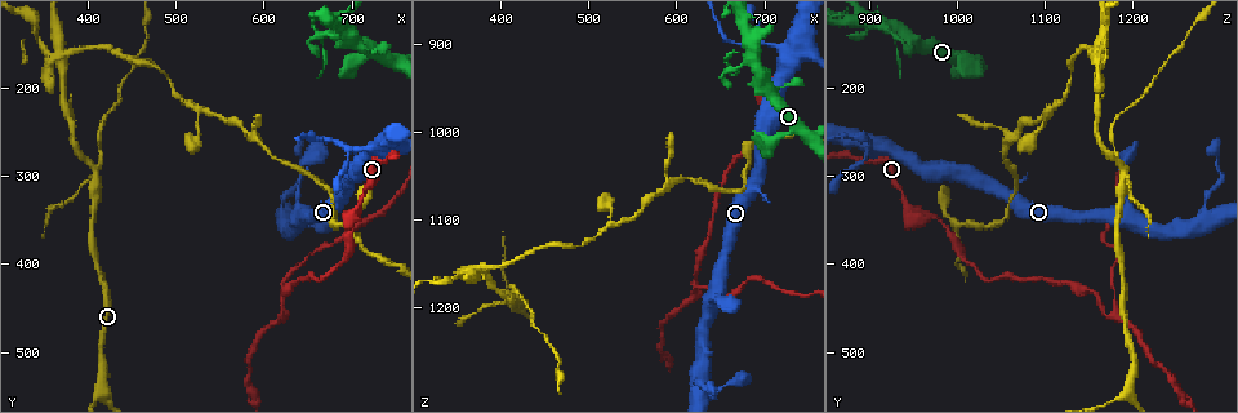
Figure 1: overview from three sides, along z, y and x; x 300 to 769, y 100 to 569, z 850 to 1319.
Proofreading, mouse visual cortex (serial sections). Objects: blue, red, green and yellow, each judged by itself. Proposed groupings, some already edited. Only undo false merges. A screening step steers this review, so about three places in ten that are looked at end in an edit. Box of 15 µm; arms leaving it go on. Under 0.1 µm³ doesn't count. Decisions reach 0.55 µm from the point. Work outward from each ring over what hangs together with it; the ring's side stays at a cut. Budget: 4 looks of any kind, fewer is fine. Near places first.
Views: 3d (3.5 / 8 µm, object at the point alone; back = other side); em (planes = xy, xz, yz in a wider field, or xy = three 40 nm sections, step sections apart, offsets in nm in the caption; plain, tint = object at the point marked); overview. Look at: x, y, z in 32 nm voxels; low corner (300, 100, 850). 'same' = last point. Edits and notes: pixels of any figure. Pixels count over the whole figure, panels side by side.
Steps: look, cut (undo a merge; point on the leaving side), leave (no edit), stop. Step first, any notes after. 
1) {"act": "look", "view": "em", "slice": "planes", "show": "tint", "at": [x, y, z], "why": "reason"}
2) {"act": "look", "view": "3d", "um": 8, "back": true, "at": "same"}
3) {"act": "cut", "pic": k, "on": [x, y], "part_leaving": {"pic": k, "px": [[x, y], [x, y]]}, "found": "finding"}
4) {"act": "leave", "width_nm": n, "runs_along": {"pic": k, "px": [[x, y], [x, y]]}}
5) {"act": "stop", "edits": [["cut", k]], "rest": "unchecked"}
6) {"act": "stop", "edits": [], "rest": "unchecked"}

{"act": "look", "view": "3d", "um": 3.5, "at": [620, 460, 1175], "why": "three-way junction"}

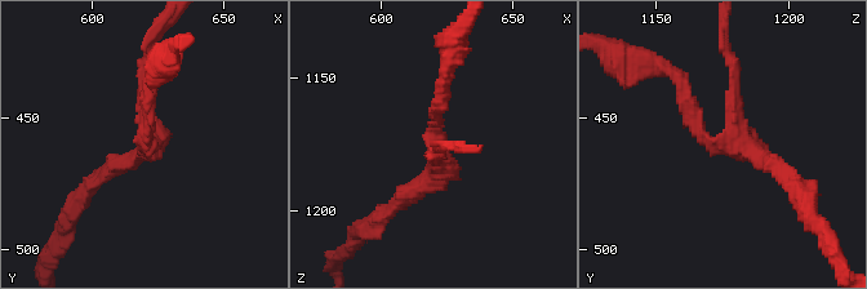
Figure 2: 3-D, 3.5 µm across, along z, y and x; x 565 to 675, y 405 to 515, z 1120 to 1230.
{"act": "look", "view": "em", "slice": "xy", "step": 5, "show": "tint", "at": [620, 458, 1177]}

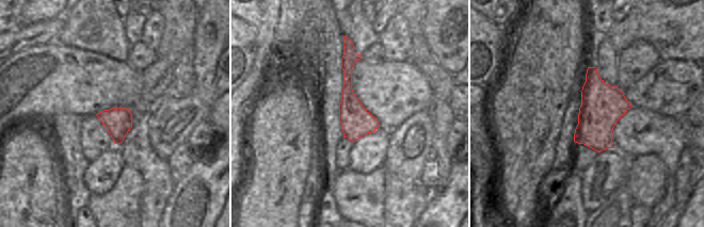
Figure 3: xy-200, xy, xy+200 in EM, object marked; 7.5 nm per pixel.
{"act": "leave", "found": "continuous, no second cell"}

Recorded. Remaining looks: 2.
{"act": "look", "view": "3d", "um": 3.5, "back": true, "at": [410, 290, 1185], "why": "three-way junction"}

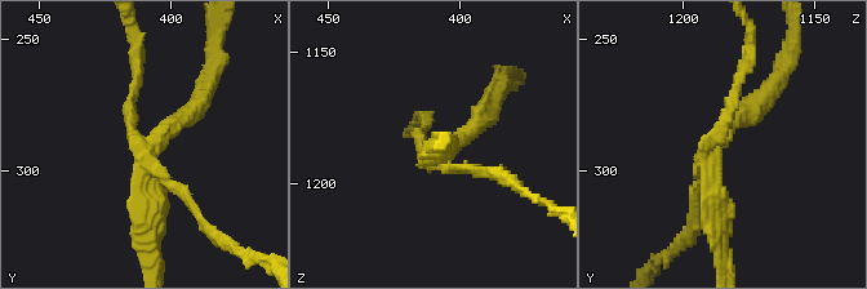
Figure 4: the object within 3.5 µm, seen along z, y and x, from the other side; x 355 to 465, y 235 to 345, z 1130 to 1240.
{"act": "cut", "pic": 4, "on": [733, 101], "part_leaving": {"pic": 4, "px": [[707, 143], [724, 132], [750, 36]]}, "found": "two cells meet here"}

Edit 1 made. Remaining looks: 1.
{"act": "stop", "edits": [["cut", 4]], "rest": "unchecked"}

